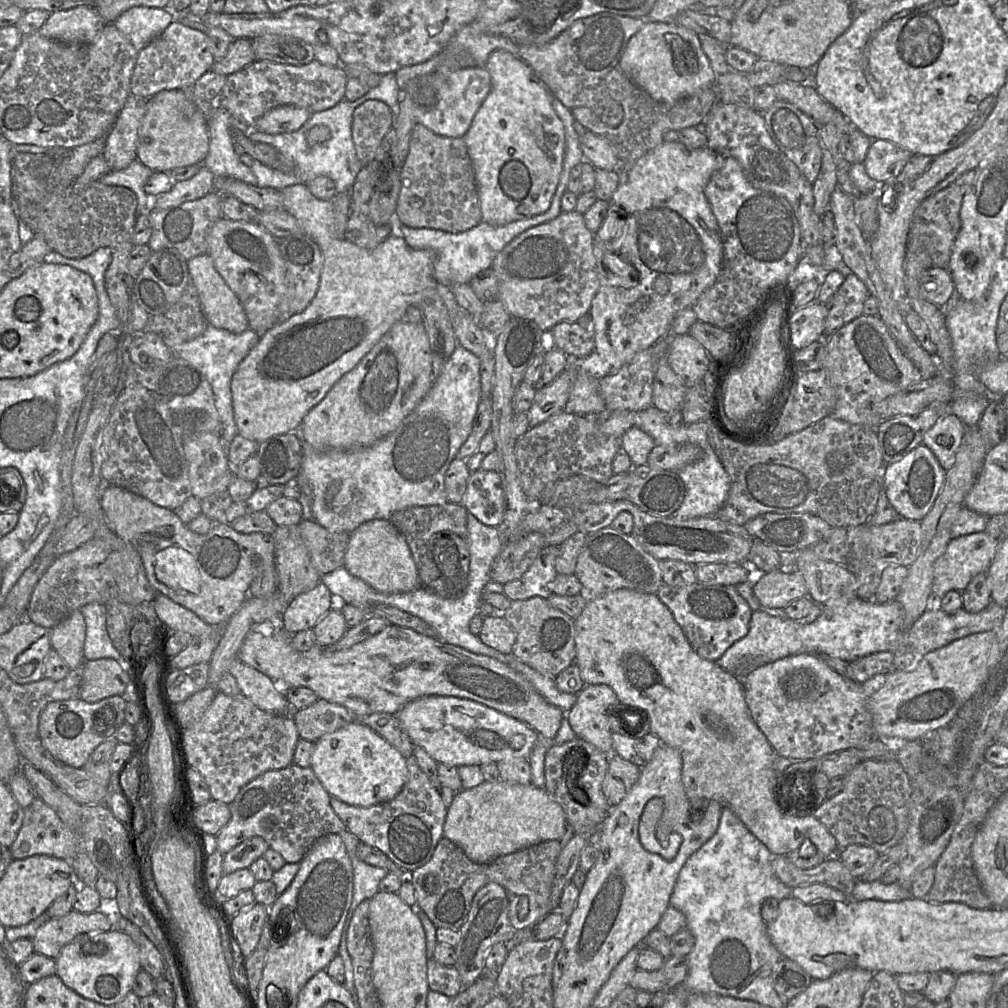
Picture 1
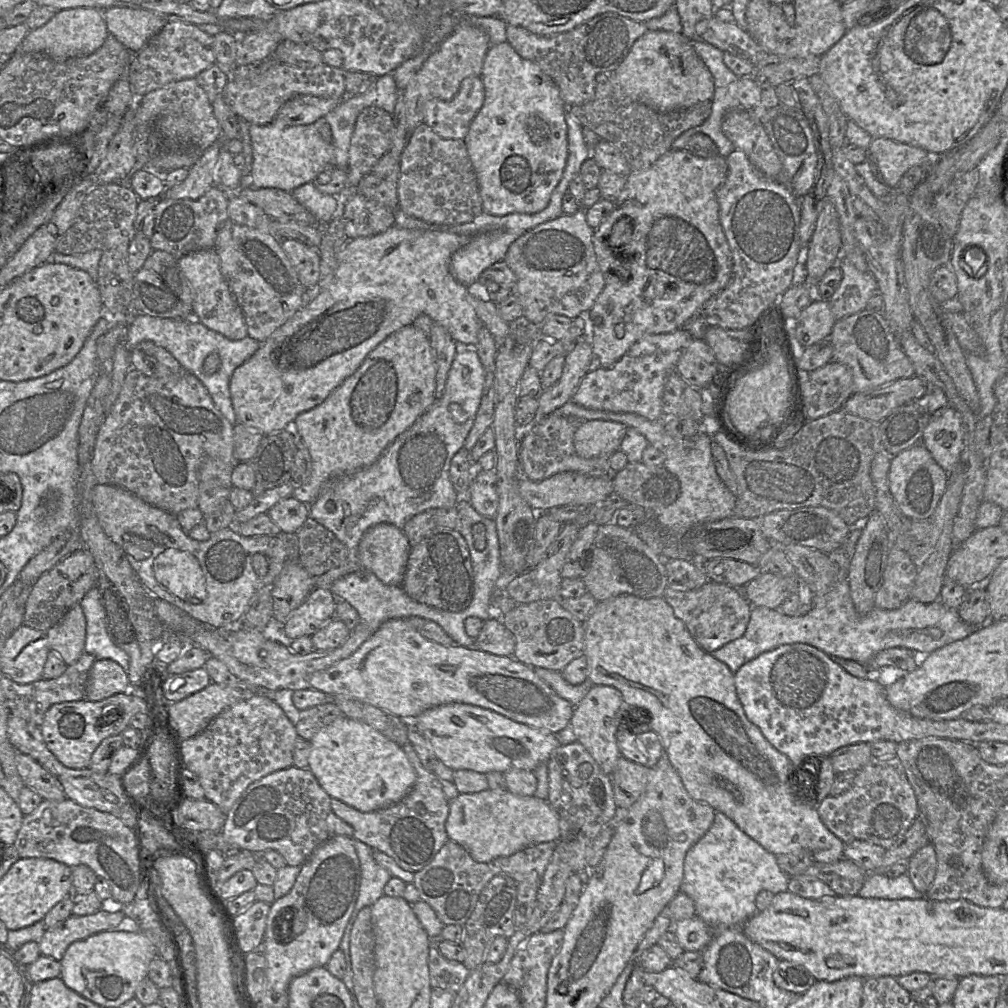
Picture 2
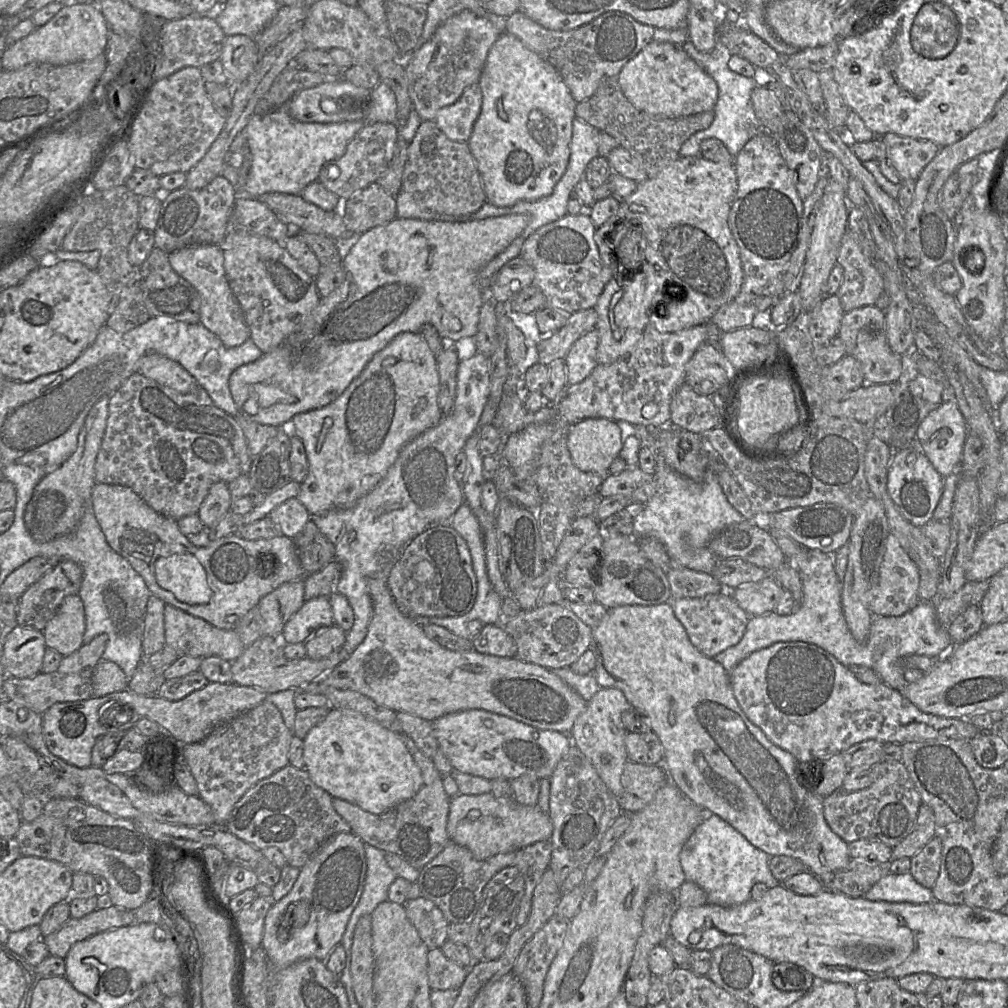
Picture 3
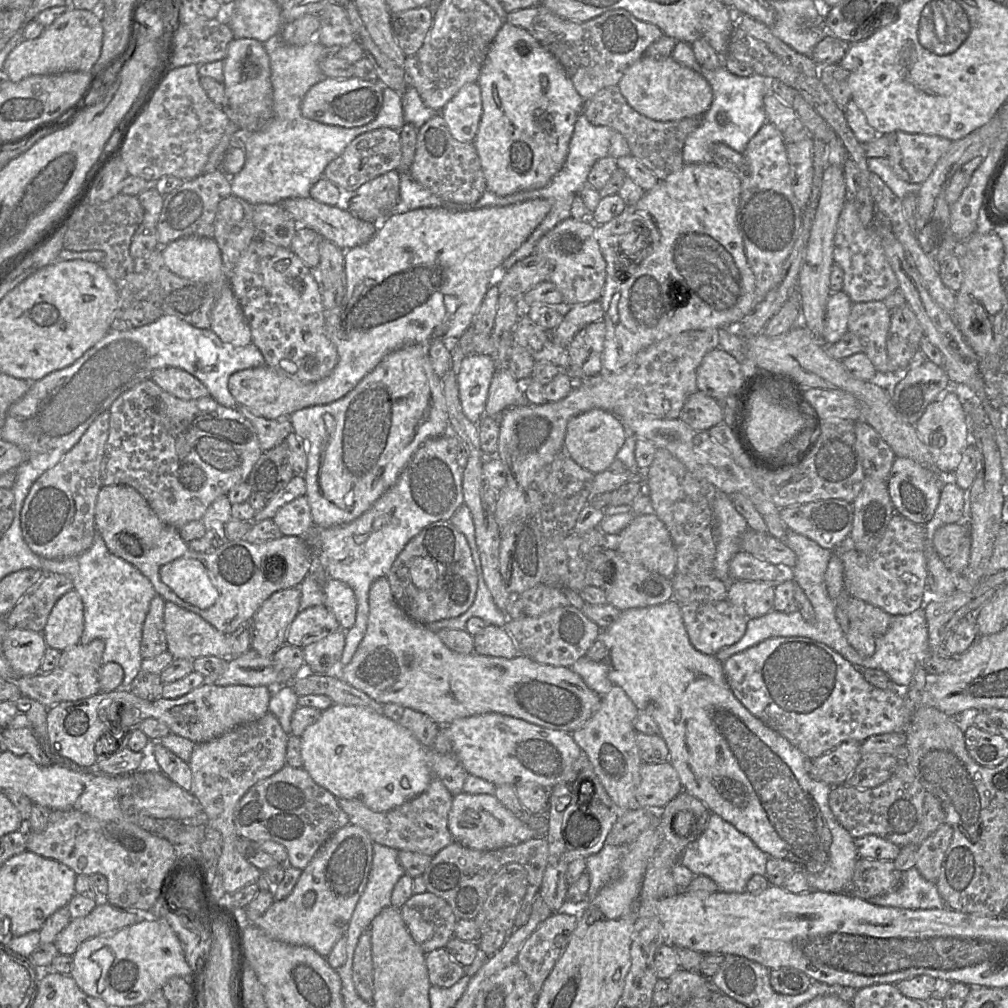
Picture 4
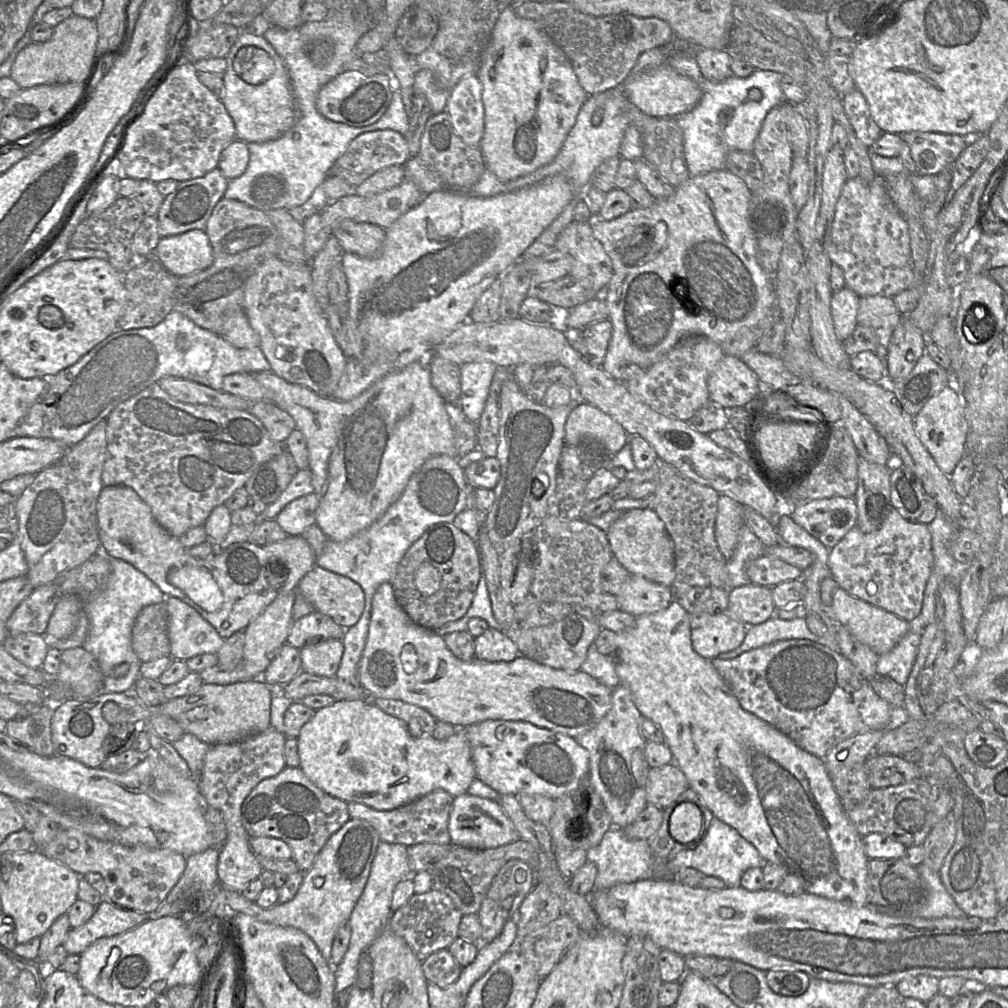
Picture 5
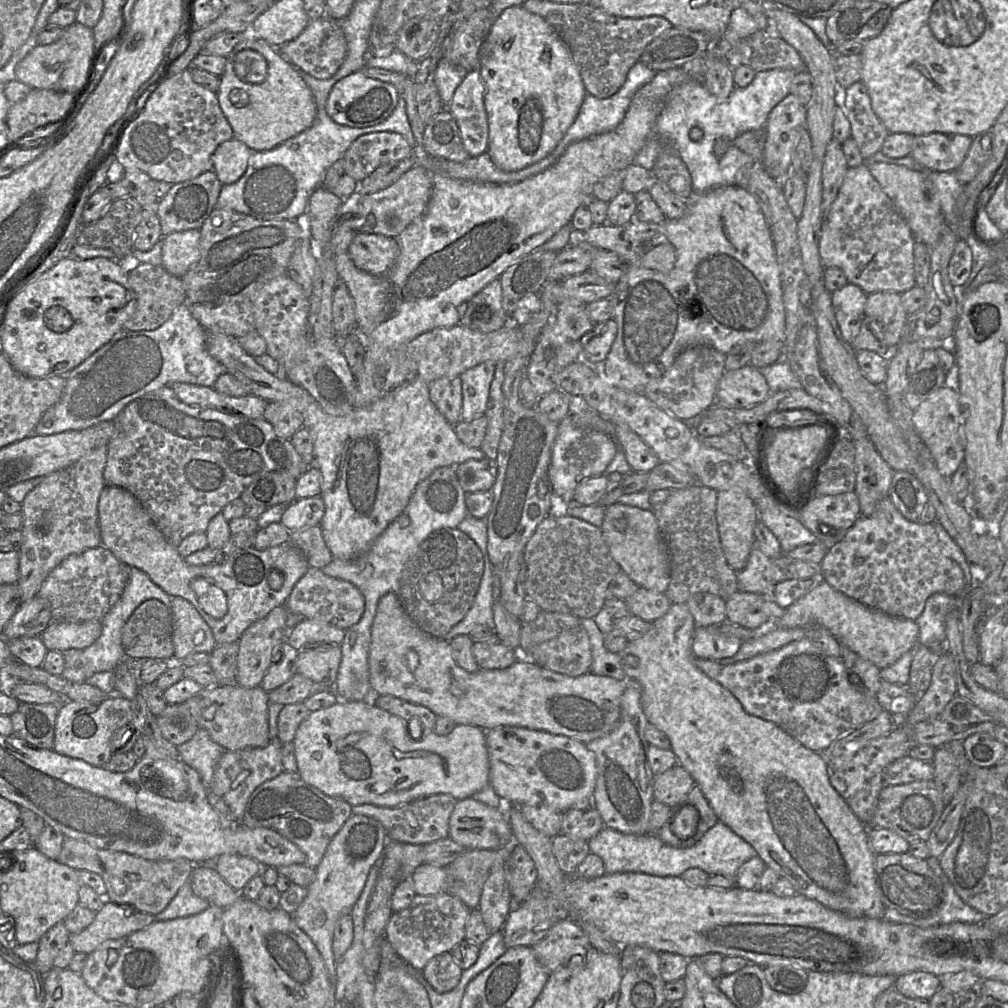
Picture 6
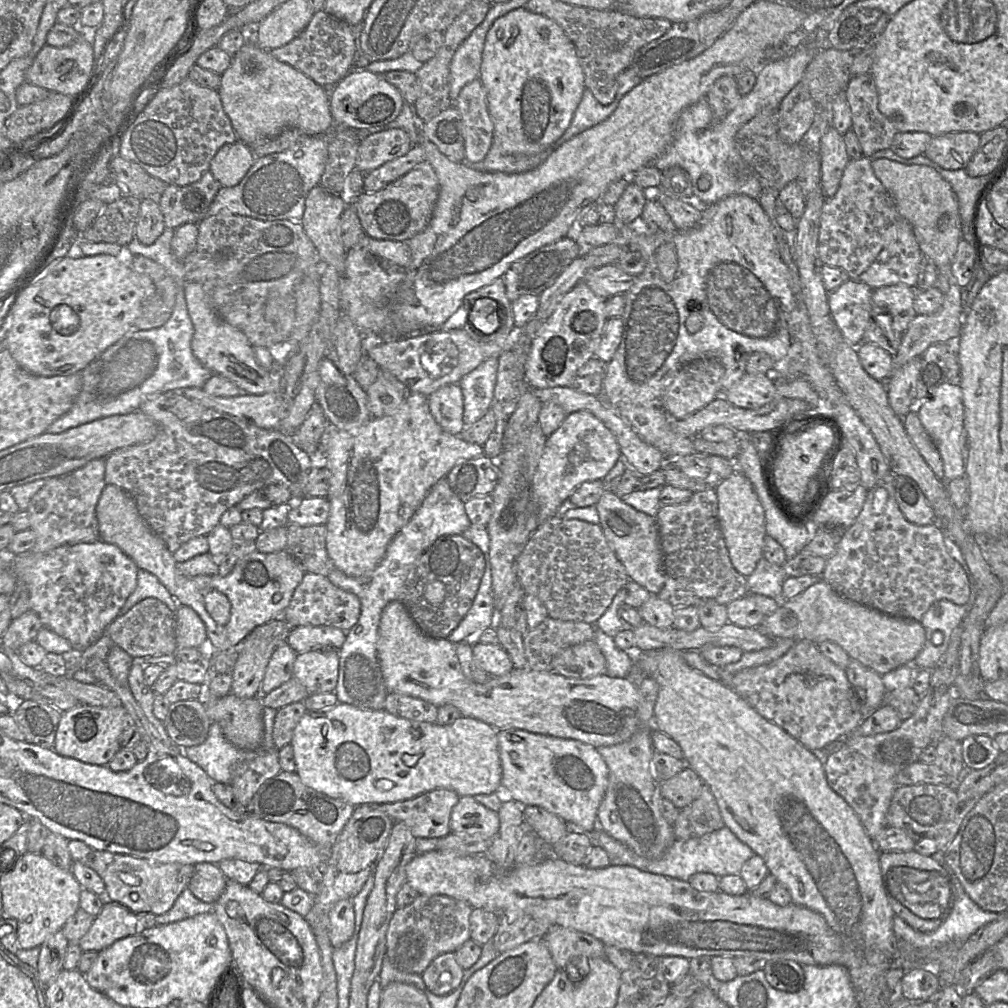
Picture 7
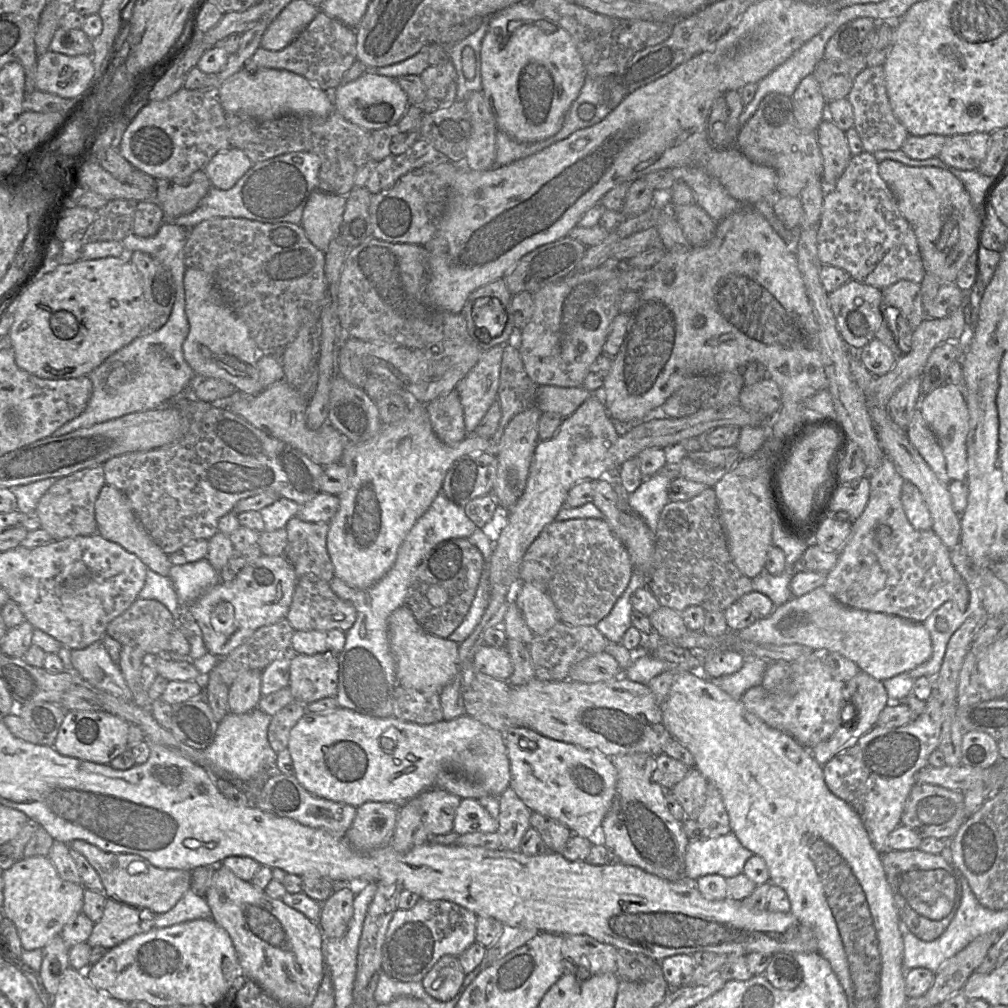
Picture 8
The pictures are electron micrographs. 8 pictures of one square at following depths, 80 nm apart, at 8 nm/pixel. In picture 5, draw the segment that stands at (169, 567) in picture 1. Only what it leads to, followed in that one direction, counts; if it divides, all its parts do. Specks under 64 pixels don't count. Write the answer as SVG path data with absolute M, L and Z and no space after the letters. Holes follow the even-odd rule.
M197 566L172 568L167 574L167 580L205 611L216 612L220 609L223 595L207 570Z

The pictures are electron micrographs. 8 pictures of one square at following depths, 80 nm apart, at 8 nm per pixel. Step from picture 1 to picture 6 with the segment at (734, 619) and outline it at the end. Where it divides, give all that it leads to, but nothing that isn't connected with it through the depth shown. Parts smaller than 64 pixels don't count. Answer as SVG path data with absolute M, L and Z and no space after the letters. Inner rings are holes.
M696 626L692 639L692 653L696 658L720 660L734 656L742 643L740 639L724 636L716 629Z

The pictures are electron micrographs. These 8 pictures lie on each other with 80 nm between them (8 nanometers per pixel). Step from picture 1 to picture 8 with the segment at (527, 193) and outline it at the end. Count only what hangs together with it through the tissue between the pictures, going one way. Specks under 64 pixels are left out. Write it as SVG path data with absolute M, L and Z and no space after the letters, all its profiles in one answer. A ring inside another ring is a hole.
M531 1L515 3L490 16L480 55L482 92L490 104L498 130L524 143L541 141L559 132L586 78L582 58L565 29L534 10Z

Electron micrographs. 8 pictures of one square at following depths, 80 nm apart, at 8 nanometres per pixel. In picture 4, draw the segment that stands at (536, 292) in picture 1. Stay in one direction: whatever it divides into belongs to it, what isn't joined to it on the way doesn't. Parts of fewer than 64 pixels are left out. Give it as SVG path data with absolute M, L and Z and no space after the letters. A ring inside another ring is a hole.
M568 217L546 232L537 242L534 254L544 257L551 265L548 280L556 285L566 307L598 301L606 281L606 262L594 237L591 220Z

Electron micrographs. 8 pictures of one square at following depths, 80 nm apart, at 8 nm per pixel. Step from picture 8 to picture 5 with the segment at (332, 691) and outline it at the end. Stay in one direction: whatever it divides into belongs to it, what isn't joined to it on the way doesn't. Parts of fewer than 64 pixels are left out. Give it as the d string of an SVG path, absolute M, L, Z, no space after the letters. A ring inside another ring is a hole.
M325 639L305 645L300 649L302 671L321 677L335 676L344 652L342 640Z

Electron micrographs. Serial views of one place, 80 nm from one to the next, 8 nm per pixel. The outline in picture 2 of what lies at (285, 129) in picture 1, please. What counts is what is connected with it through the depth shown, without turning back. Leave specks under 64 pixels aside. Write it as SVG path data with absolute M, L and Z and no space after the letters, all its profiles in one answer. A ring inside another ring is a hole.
M296 96L281 107L273 123L279 127L312 124L332 111L339 102L339 99L333 98Z

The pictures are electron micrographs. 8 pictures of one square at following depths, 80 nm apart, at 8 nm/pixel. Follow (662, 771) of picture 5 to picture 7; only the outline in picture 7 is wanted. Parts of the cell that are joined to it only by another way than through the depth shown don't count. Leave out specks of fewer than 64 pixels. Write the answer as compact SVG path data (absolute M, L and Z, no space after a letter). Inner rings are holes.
M686 766L674 777L661 782L661 795L681 810L698 798L703 785L704 782L696 771Z

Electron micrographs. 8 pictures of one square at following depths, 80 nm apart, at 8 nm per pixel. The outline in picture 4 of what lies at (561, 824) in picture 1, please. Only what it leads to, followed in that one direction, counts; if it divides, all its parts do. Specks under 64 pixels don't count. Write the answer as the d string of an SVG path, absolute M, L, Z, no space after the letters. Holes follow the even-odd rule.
M461 792L453 797L448 828L454 839L470 849L491 851L536 838L537 833L502 805L495 795Z

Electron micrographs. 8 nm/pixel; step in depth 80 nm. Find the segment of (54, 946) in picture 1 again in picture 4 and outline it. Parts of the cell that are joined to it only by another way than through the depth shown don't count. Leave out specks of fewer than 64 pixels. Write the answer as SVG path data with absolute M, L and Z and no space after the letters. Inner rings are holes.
M103 898L88 915L70 919L53 944L59 954L73 956L82 942L105 933L117 932L137 923L142 917L144 915L141 913L112 906Z

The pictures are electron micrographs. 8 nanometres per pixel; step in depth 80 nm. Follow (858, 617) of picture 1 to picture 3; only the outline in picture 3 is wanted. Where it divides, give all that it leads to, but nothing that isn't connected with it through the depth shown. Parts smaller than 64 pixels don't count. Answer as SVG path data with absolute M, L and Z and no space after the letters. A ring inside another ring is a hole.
M808 549L809 560L806 566L799 569L804 596L799 607L789 615L779 615L775 611L760 616L750 616L742 639L734 646L729 647L713 658L719 662L730 675L733 669L745 658L755 651L767 648L777 642L803 641L813 643L832 654L839 662L846 666L860 665L875 671L881 681L889 687L903 691L907 682L904 678L902 659L908 655L924 655L928 657L942 658L953 646L948 629L940 626L936 610L932 601L920 601L913 609L901 616L872 615L868 640L860 643L851 634L845 620L842 609L841 594L843 583L838 579L834 568L832 554L824 553L816 549Z

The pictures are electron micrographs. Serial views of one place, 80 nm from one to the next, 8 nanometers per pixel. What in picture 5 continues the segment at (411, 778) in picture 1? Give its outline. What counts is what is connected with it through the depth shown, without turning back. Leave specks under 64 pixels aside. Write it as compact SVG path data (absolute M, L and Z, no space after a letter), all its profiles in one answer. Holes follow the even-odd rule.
M437 789L392 810L376 810L356 802L347 804L350 817L369 822L377 830L382 842L403 844L409 847L419 843L451 844L448 822L453 801L454 797L451 794L442 789Z

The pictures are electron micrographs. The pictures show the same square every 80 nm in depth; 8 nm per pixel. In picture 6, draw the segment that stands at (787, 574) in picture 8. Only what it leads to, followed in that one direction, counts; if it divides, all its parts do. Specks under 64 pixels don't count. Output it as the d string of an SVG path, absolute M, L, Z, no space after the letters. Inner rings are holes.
M757 545L753 547L746 566L737 571L738 590L772 597L775 585L766 578L765 571L770 566L771 558L767 557Z

